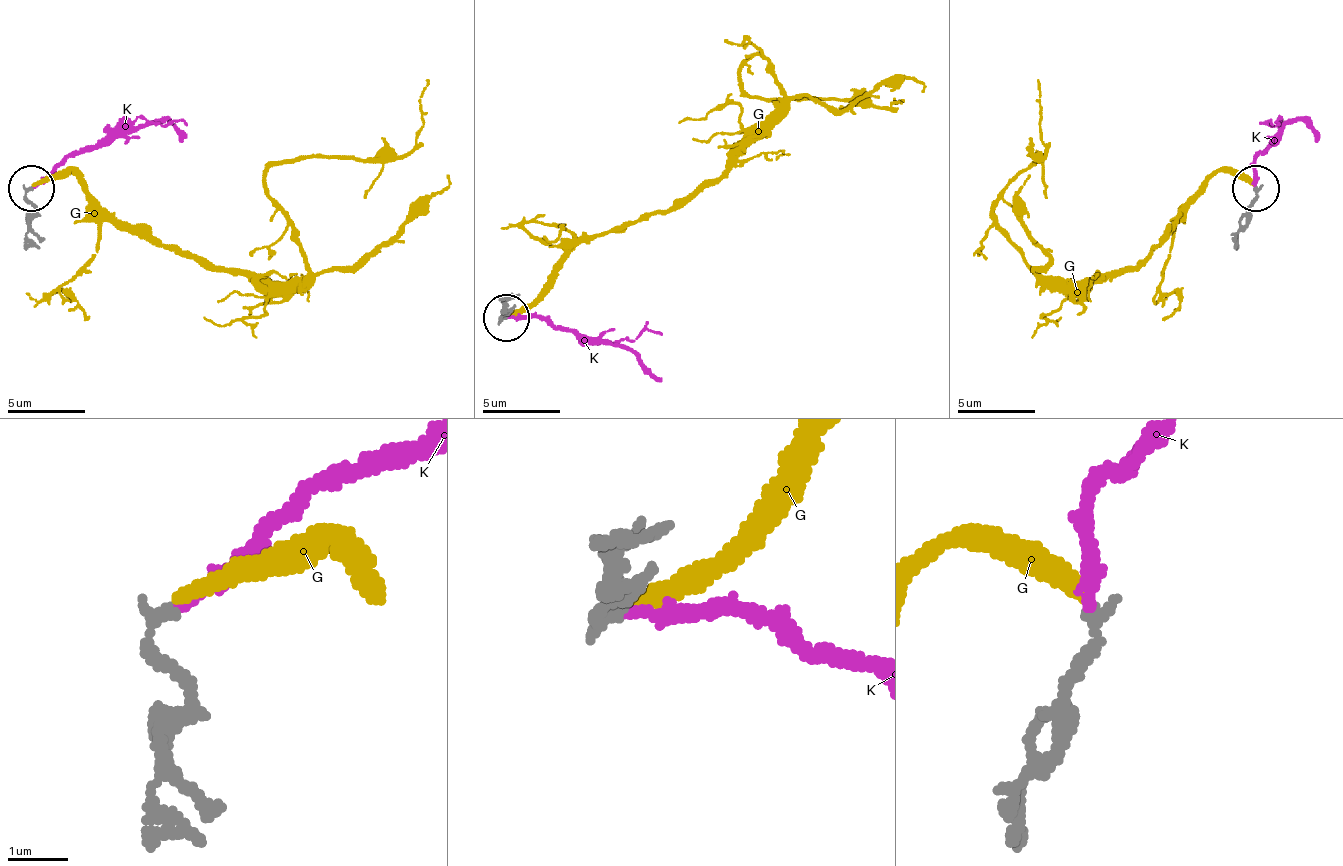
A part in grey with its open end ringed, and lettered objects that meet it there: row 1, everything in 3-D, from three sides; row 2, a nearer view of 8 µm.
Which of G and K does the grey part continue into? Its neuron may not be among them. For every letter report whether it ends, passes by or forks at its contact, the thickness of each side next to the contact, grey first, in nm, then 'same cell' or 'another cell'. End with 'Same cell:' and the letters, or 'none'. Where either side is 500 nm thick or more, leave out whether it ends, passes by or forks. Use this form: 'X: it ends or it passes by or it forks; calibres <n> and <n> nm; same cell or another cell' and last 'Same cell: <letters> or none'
G: it ends; calibres 240 and 280 nm; another cell
K: it ends; calibres 240 and 170 nm; same cell
Same cell: K

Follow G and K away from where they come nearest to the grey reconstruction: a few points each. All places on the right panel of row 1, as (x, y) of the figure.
G: (1254, 187), (1219, 172), (1134, 269), (1045, 280), (994, 210), (1021, 172), (1045, 156), (1037, 78)
K: (1254, 187), (1254, 160), (1285, 125), (1305, 121), (1320, 137)

